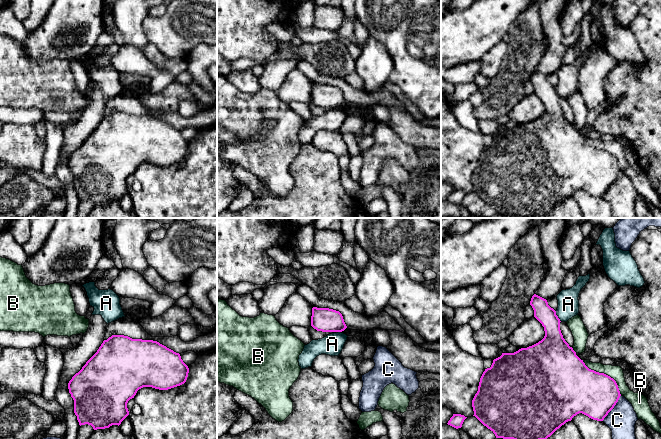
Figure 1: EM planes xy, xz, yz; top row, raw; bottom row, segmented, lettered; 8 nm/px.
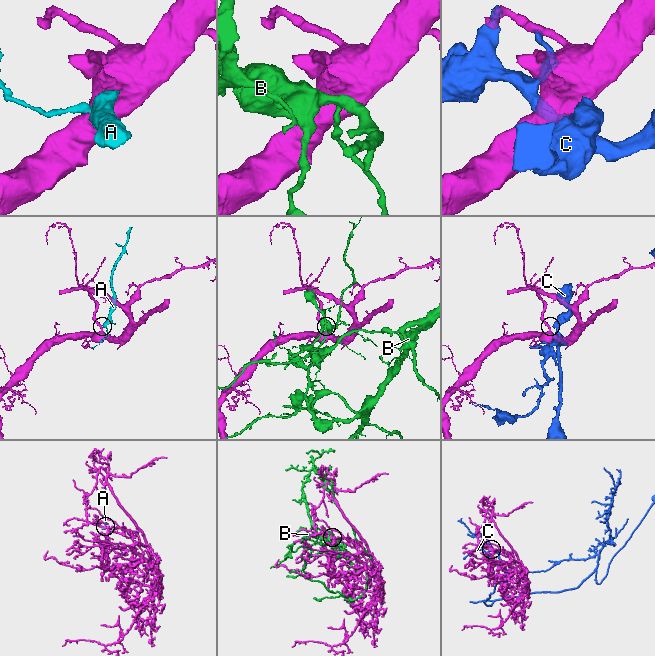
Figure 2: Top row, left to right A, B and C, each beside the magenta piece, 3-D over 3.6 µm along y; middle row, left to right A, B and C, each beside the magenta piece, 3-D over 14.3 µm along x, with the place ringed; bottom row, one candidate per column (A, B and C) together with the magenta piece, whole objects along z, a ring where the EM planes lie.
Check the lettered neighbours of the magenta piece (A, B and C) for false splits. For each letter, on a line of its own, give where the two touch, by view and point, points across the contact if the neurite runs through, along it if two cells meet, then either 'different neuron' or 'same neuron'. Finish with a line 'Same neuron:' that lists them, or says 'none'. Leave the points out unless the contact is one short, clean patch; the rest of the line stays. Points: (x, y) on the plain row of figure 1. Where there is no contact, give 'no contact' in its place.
A: yz (557, 92) | along yz (555, 87), (555, 90), (561, 97) | different neuron
B: yz (605, 150) | different neuron
C: yz (613, 183) | different neuron
Same neuron: none

